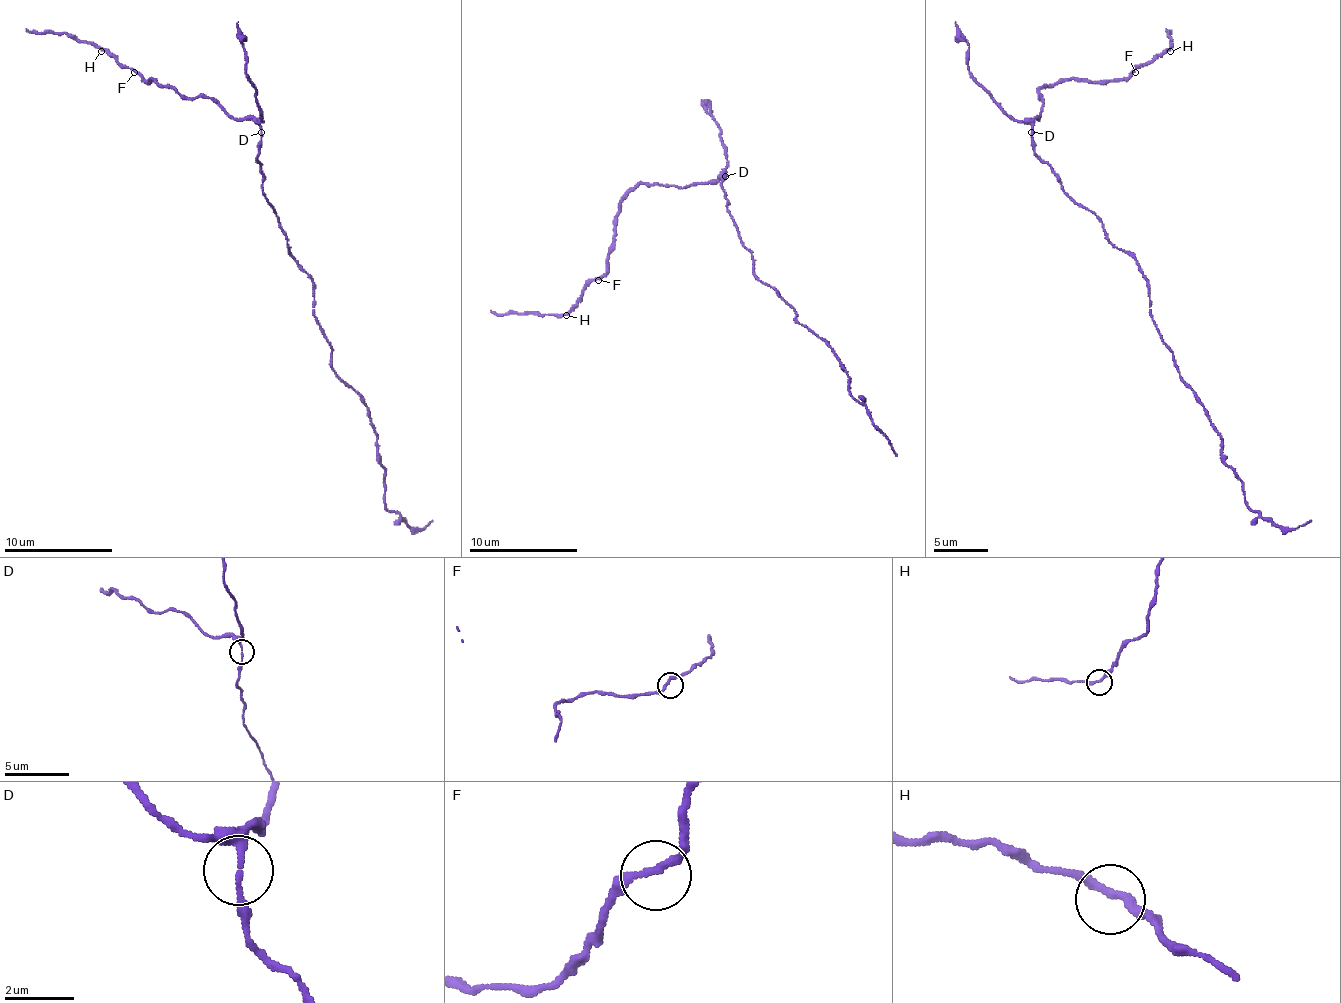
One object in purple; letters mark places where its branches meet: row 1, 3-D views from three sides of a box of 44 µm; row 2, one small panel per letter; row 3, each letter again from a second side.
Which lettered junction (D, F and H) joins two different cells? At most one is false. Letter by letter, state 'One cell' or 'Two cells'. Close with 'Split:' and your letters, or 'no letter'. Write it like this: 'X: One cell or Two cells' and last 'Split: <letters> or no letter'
D: One cell
F: One cell
H: One cell
Split: no letter

